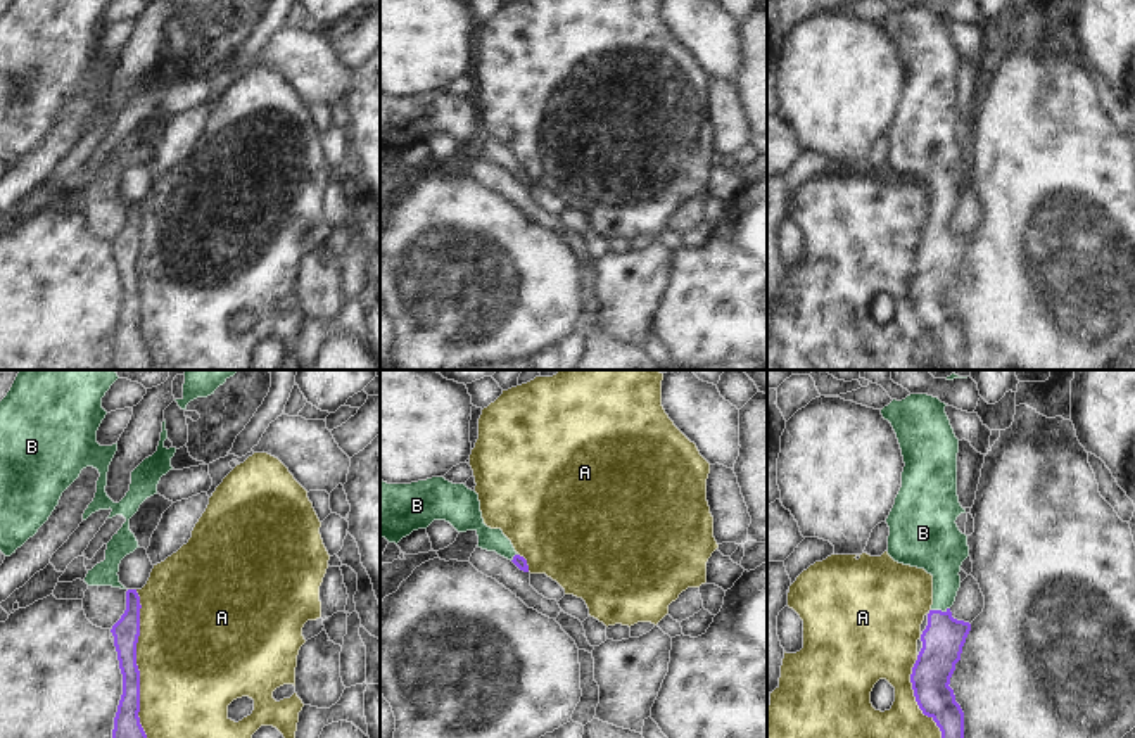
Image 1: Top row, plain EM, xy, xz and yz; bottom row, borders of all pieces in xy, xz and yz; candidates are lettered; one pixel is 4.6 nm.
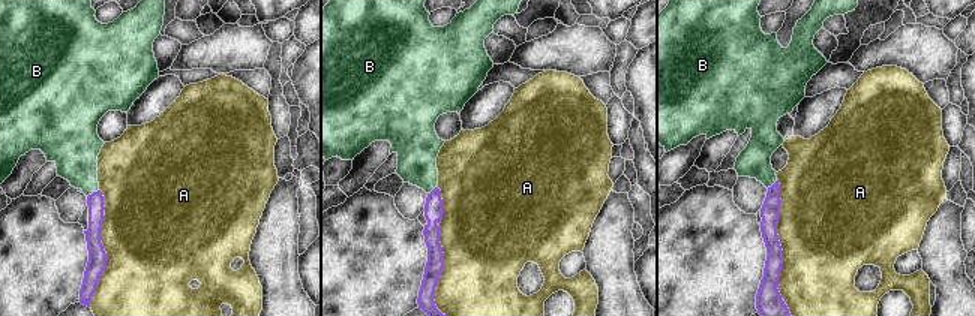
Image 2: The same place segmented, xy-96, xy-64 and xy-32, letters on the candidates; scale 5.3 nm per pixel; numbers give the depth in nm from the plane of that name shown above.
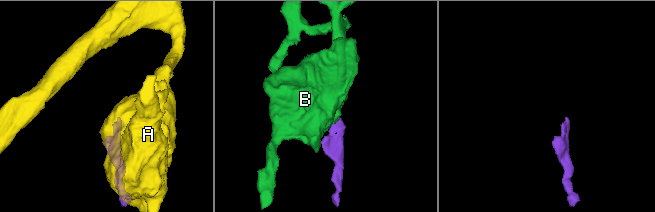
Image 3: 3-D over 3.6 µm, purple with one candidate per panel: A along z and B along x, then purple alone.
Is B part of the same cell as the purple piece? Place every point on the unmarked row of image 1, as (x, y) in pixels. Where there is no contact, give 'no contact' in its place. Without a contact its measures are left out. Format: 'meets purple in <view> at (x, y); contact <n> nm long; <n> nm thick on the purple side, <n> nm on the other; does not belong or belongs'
meets purple in yz at (940, 223); contact 90 nm long; 190 nm thick on the purple side, 190 nm on the other; belongs

